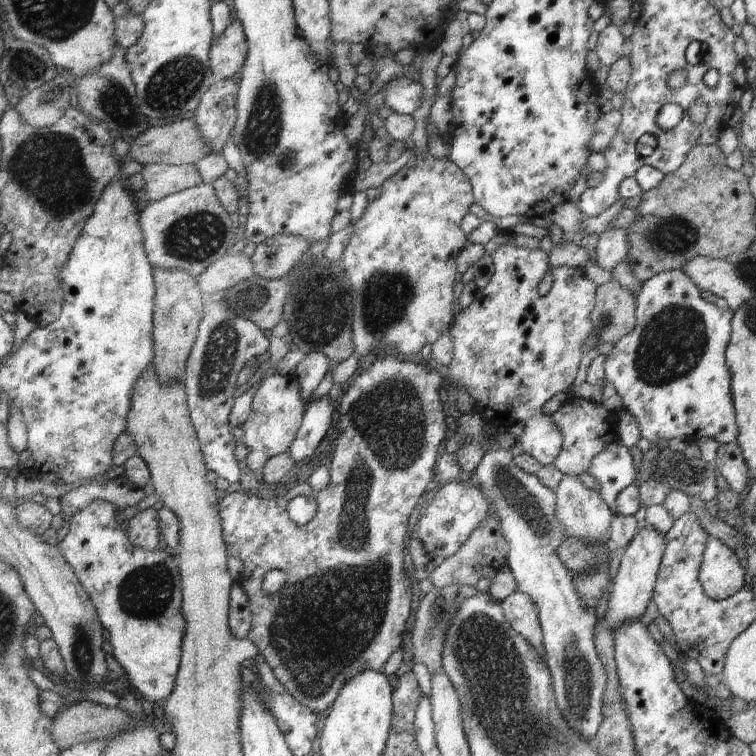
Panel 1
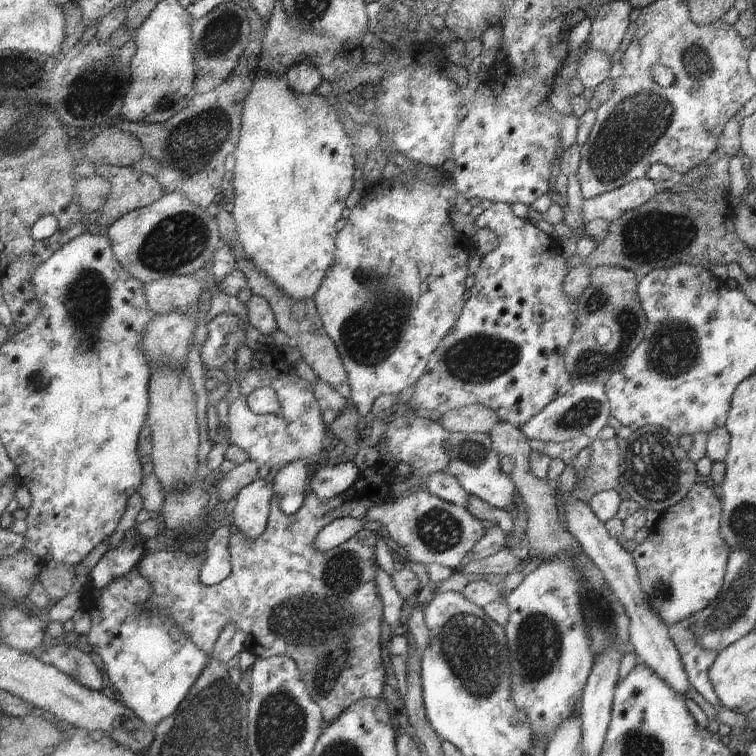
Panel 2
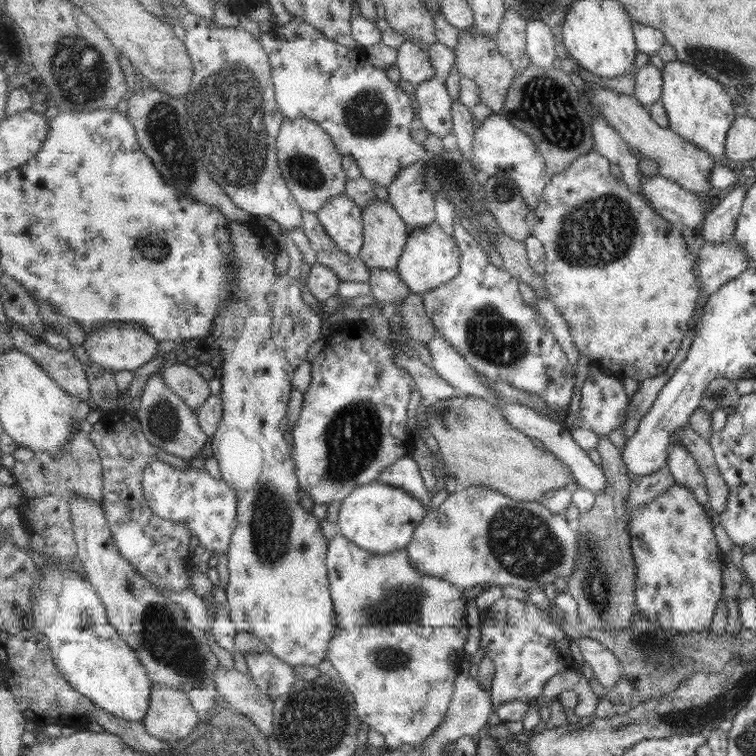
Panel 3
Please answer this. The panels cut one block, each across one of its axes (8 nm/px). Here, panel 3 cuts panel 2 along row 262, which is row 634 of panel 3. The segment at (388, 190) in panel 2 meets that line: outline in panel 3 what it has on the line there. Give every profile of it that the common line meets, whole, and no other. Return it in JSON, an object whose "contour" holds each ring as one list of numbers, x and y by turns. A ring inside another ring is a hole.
{"contour":[[339,532,329,542,326,565,330,578,331,595,335,606,335,636,330,640,328,659,337,669,339,680,353,693,359,718,375,731,384,735,386,751,397,750,403,744,411,744,417,752,423,750,427,739,435,729,445,720,456,689,461,662,465,659,465,644,469,636,469,622,467,622,466,591,447,579,437,578,435,575,425,574,411,562,406,549,389,554,377,554,355,545,350,539]]}

